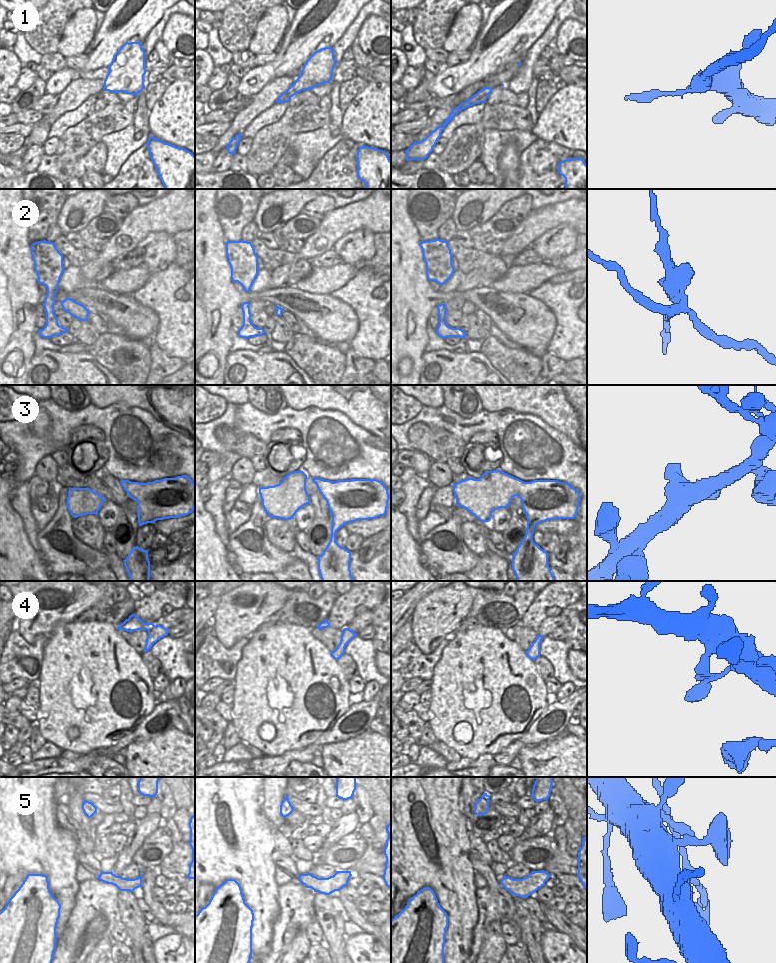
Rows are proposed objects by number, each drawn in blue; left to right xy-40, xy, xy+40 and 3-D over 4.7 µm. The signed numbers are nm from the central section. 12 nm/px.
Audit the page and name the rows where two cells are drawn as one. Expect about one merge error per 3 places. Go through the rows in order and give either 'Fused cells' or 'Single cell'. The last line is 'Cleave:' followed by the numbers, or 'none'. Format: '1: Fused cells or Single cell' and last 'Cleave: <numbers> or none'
1: Single cell
2: Fused cells
3: Single cell
4: Single cell
5: Fused cells
Cleave: 2, 5.

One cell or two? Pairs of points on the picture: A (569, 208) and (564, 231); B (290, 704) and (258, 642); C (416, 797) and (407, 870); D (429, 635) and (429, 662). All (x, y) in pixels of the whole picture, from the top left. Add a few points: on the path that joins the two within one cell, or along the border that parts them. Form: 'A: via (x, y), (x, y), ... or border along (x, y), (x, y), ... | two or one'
A: border along (576, 231), (566, 224), (559, 224), (544, 233) | two
B: via (290, 689), (287, 686), (282, 666), (273, 657) | one
C: via (407, 815), (407, 852) | one
D: border along (448, 640), (444, 639), (426, 654), (412, 642) | two

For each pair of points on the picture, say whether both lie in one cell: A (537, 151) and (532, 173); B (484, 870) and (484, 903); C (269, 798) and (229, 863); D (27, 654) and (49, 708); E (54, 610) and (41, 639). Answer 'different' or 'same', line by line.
A: same
B: different
C: different
D: different
E: different

